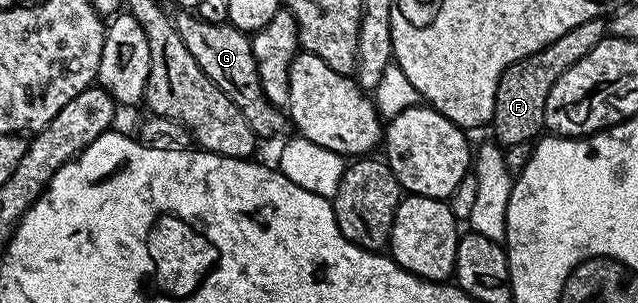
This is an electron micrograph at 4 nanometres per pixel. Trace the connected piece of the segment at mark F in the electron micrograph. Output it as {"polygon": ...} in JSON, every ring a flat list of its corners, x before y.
{"polygon":[[604,18,583,21,583,25,568,28,551,45,523,57,513,63,503,72,497,82,495,105,491,128,497,136,496,142,502,148,510,147,516,143,528,143,536,140,545,127,545,110,547,109,547,93,551,93,551,85,575,61,579,61,588,51,595,49,595,45,607,38,607,23]]}

